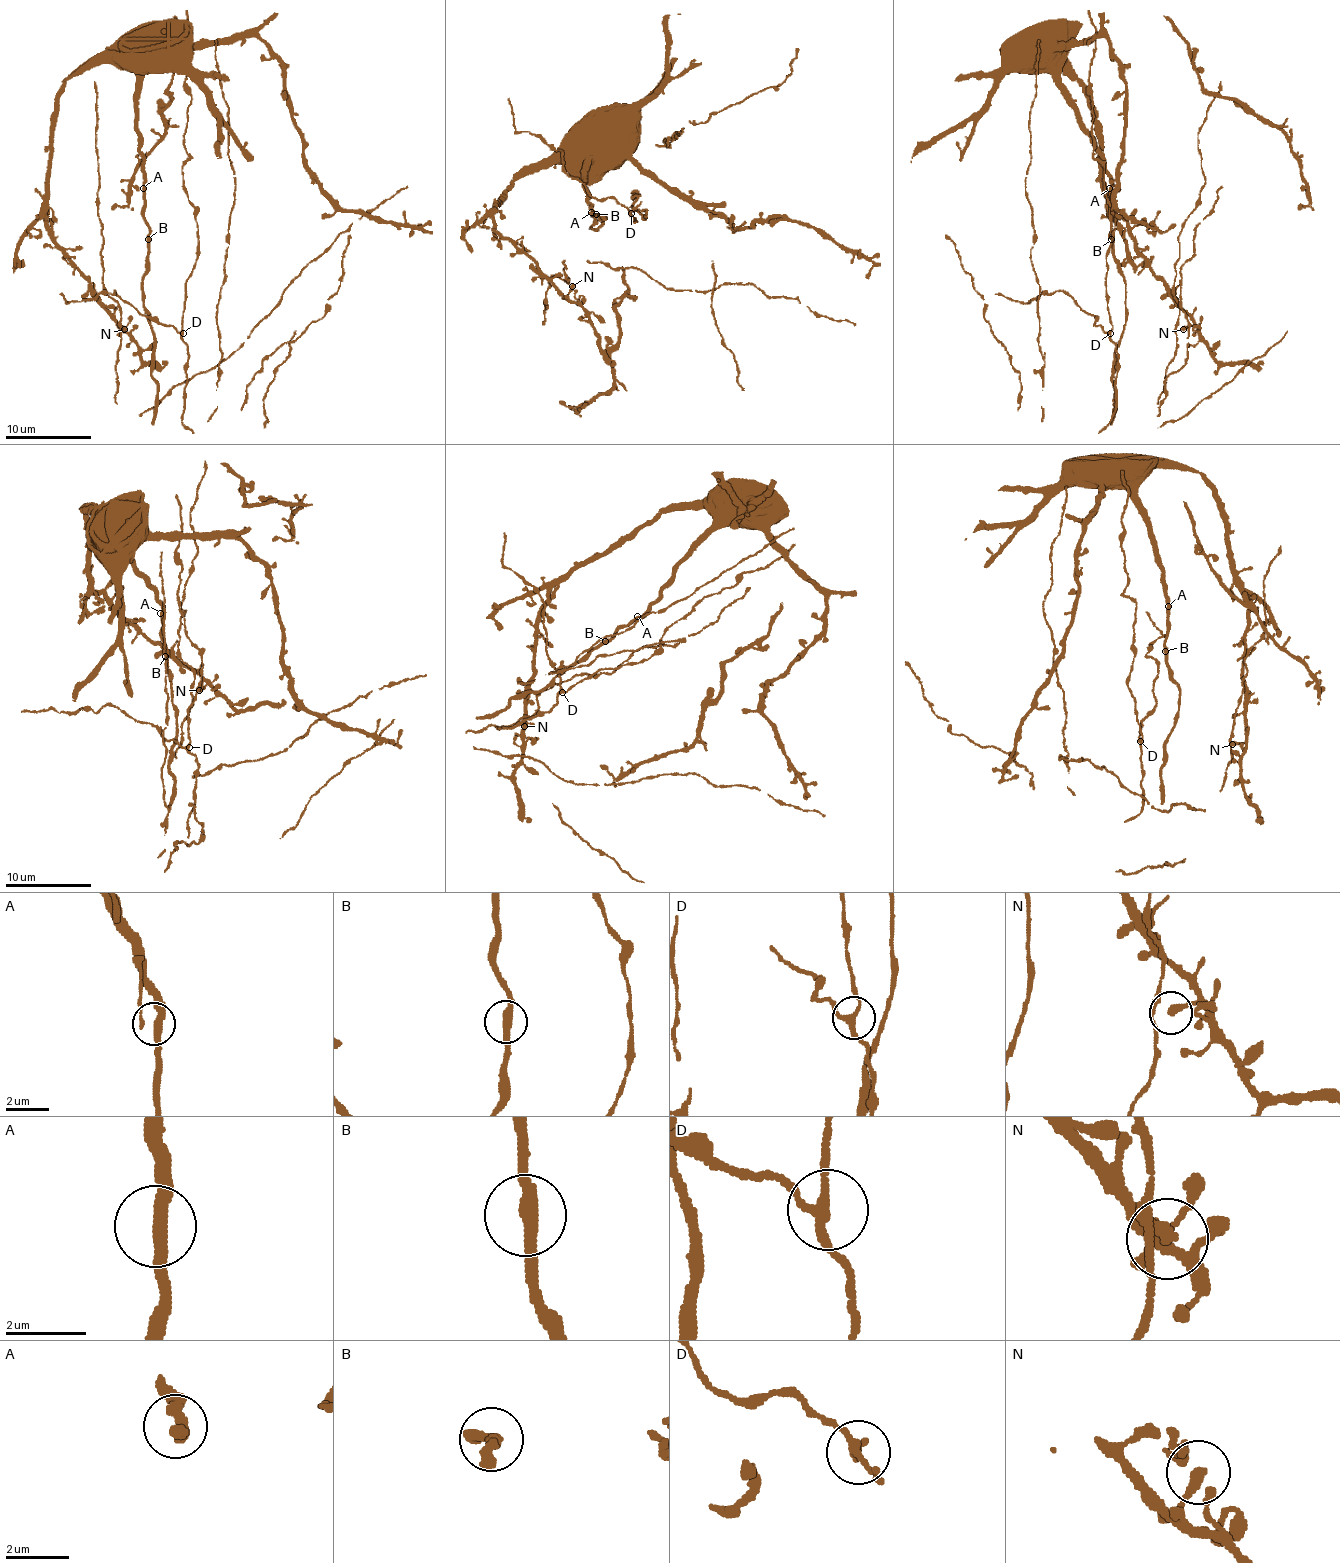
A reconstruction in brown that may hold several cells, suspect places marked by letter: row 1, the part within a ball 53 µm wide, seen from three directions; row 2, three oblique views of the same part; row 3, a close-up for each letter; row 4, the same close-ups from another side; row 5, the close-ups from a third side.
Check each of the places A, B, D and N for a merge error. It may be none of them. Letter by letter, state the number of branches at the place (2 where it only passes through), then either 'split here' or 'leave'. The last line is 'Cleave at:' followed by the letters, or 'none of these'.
A: 2 branches meet; leave
B: 2 branches meet; leave
D: 3 branches meet; leave
N: 2 branches meet; leave
Cleave at: none of these

